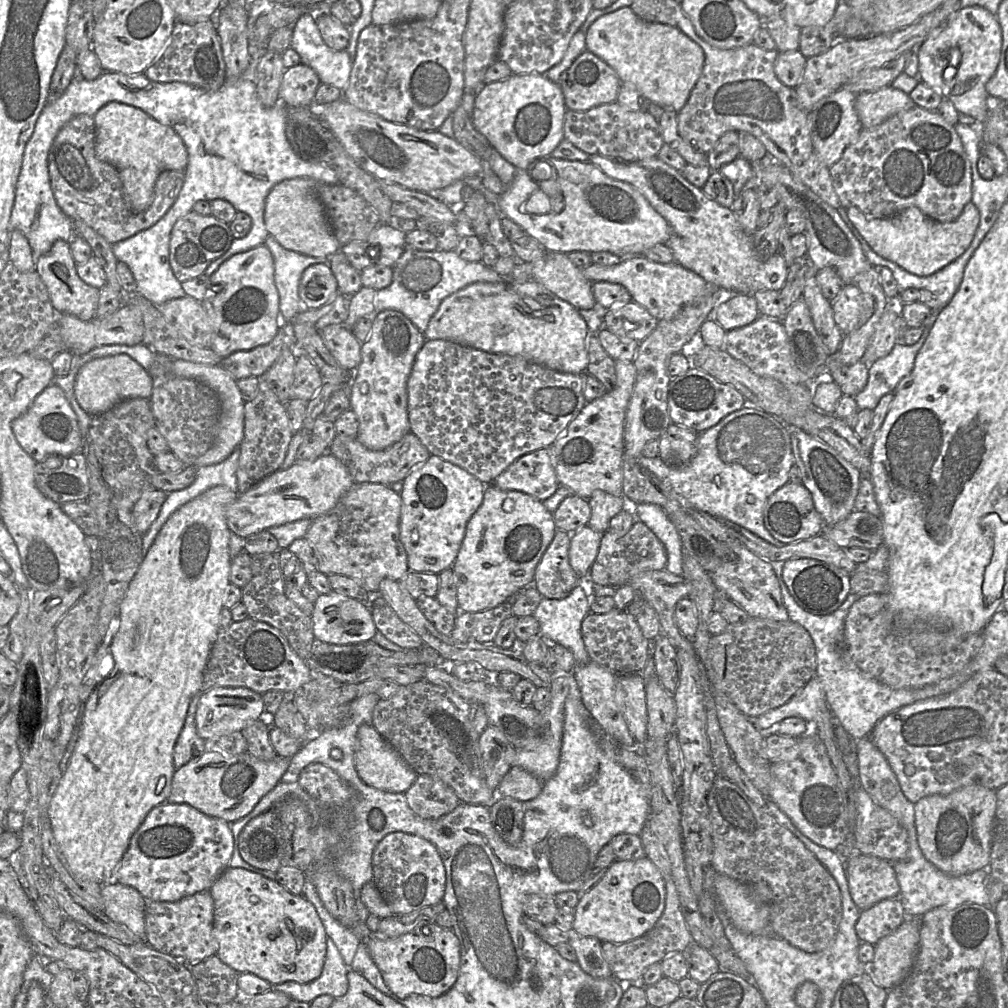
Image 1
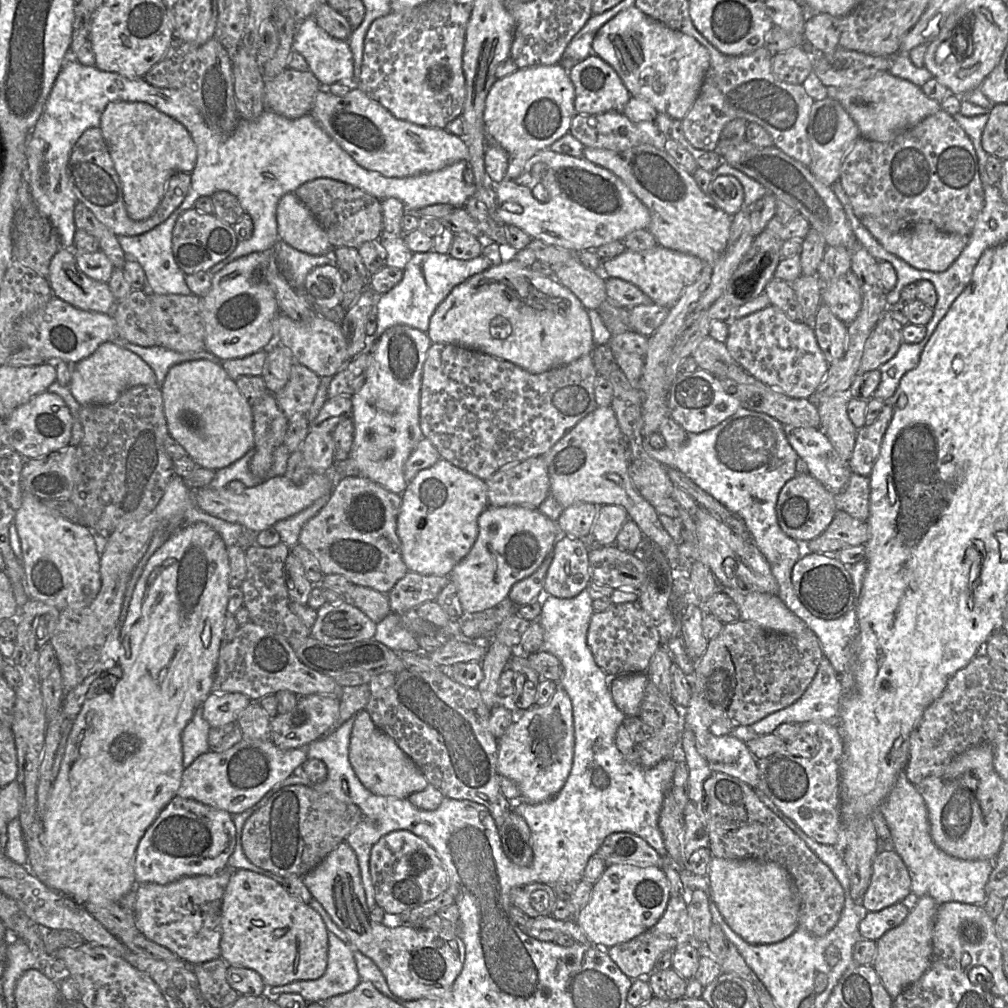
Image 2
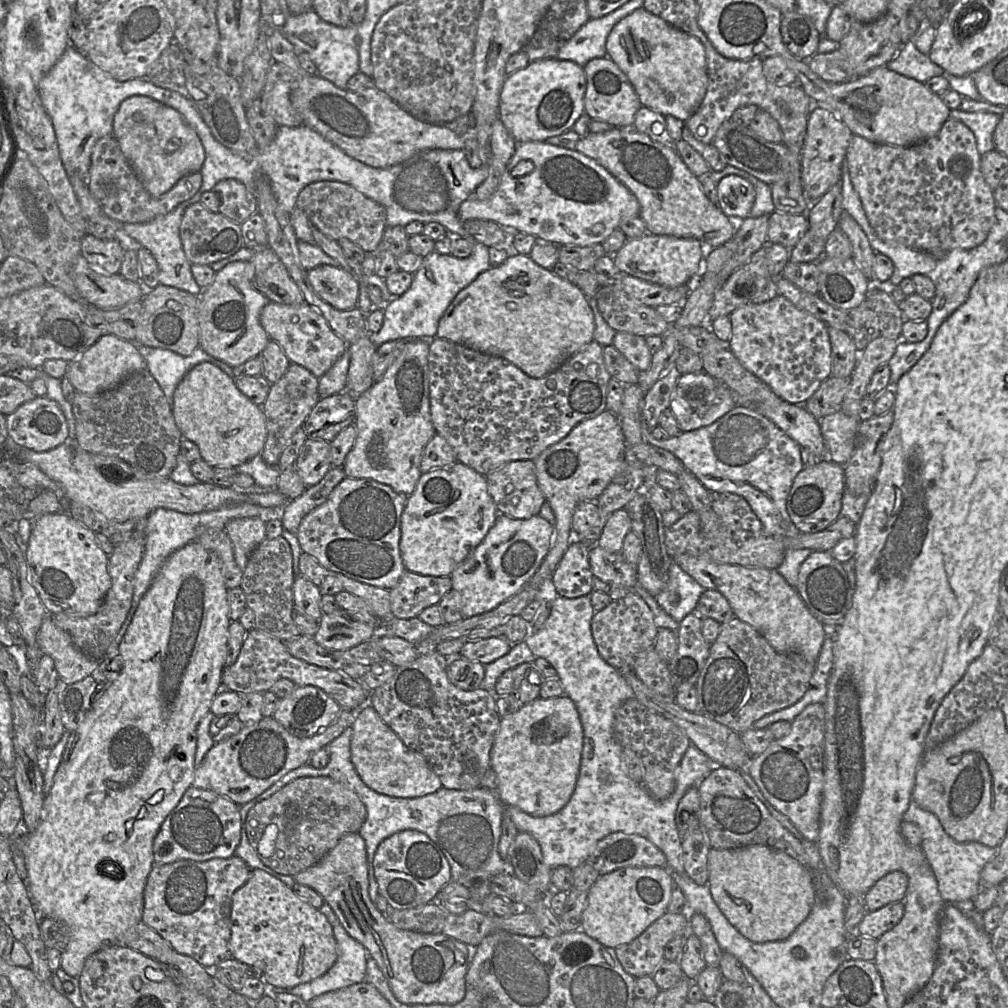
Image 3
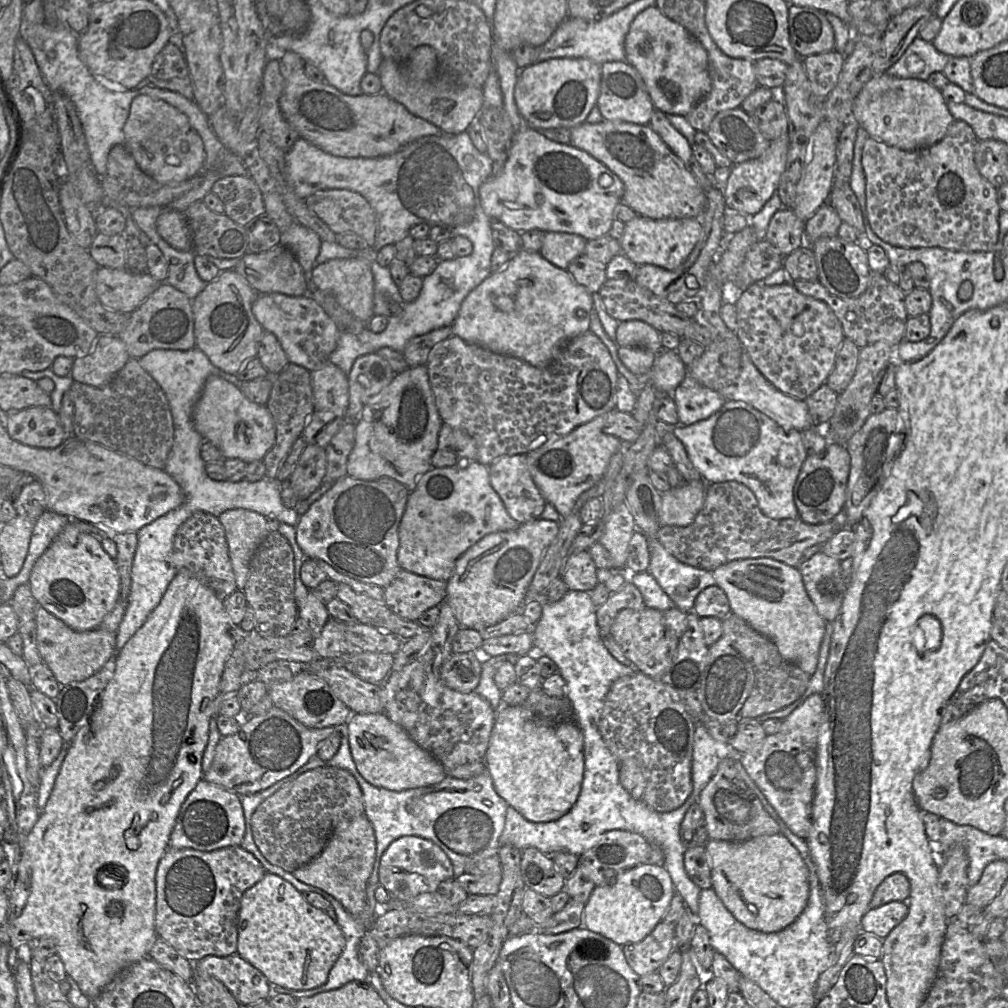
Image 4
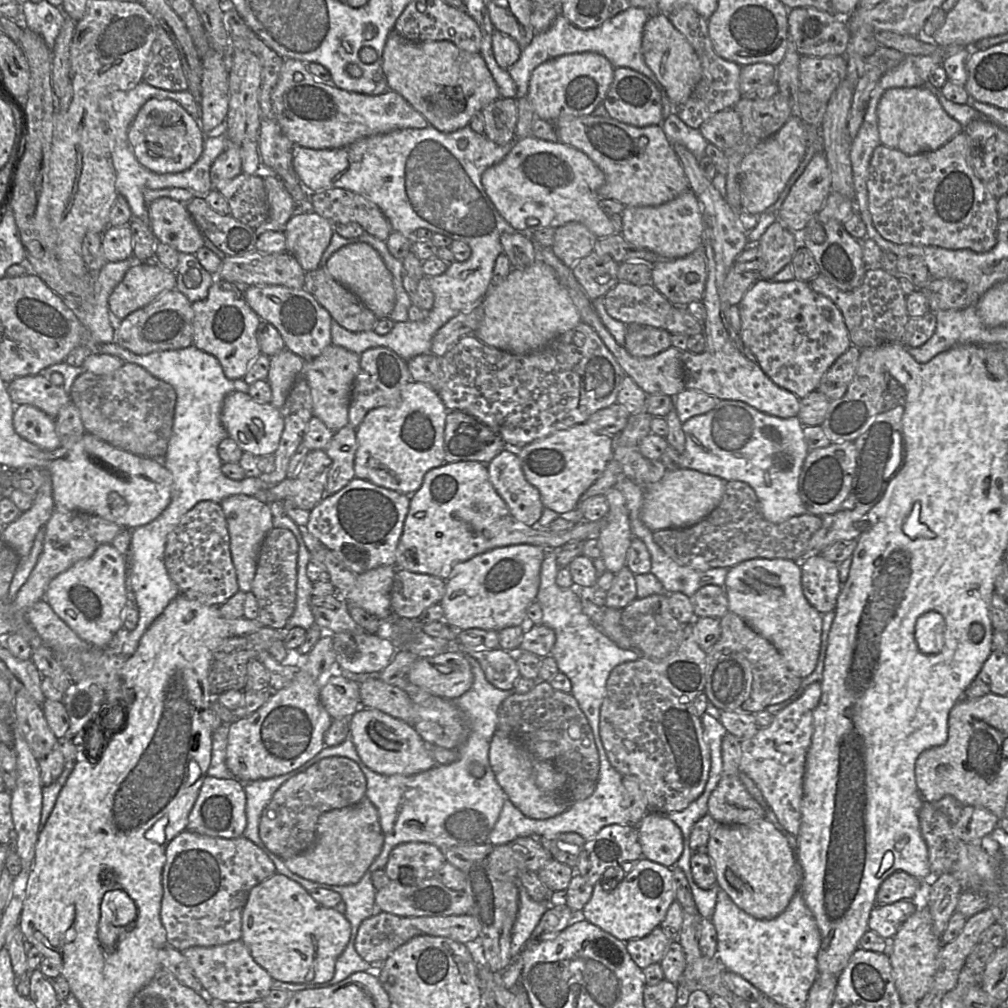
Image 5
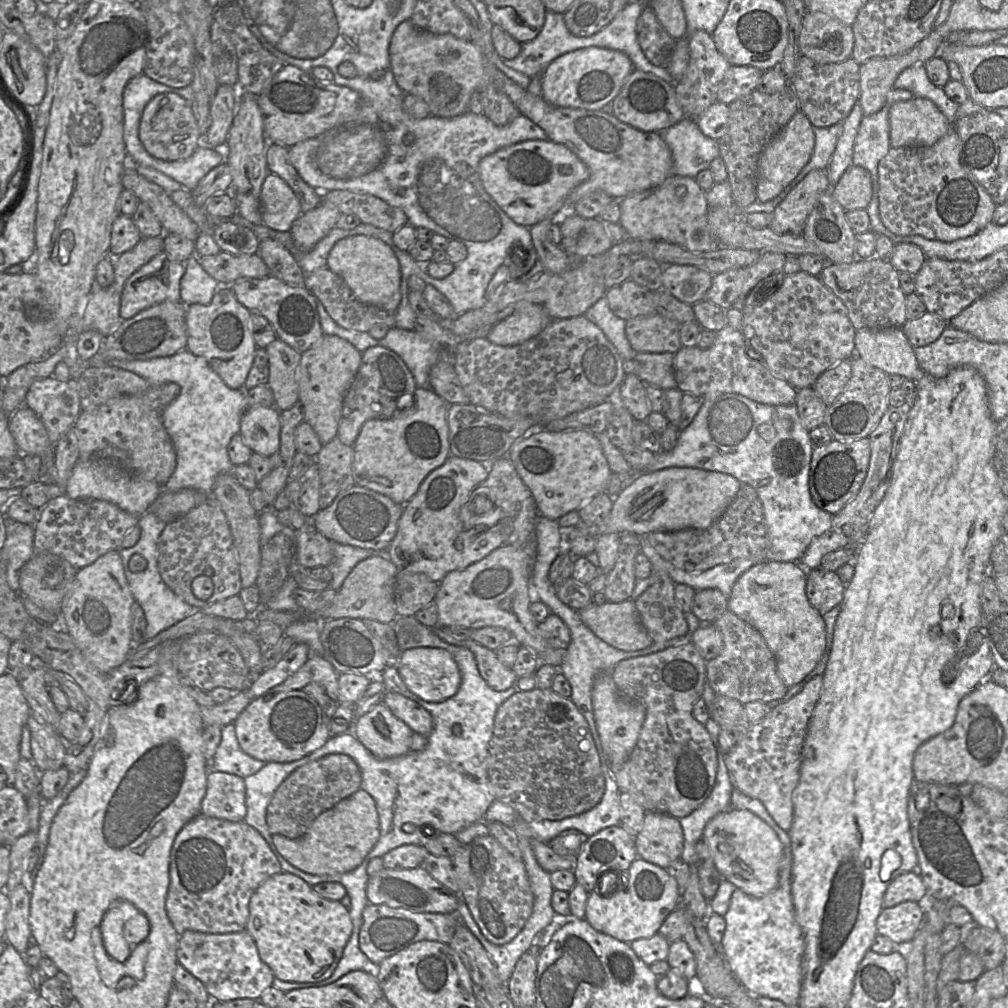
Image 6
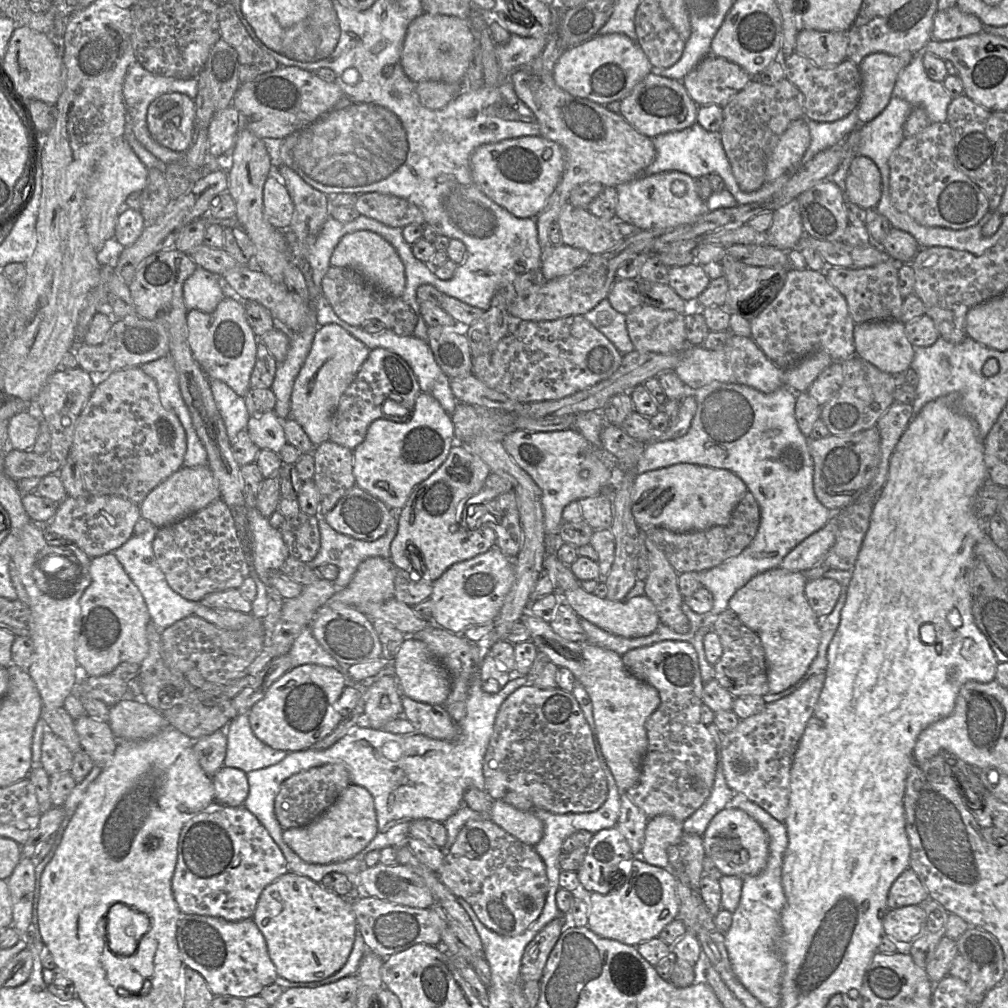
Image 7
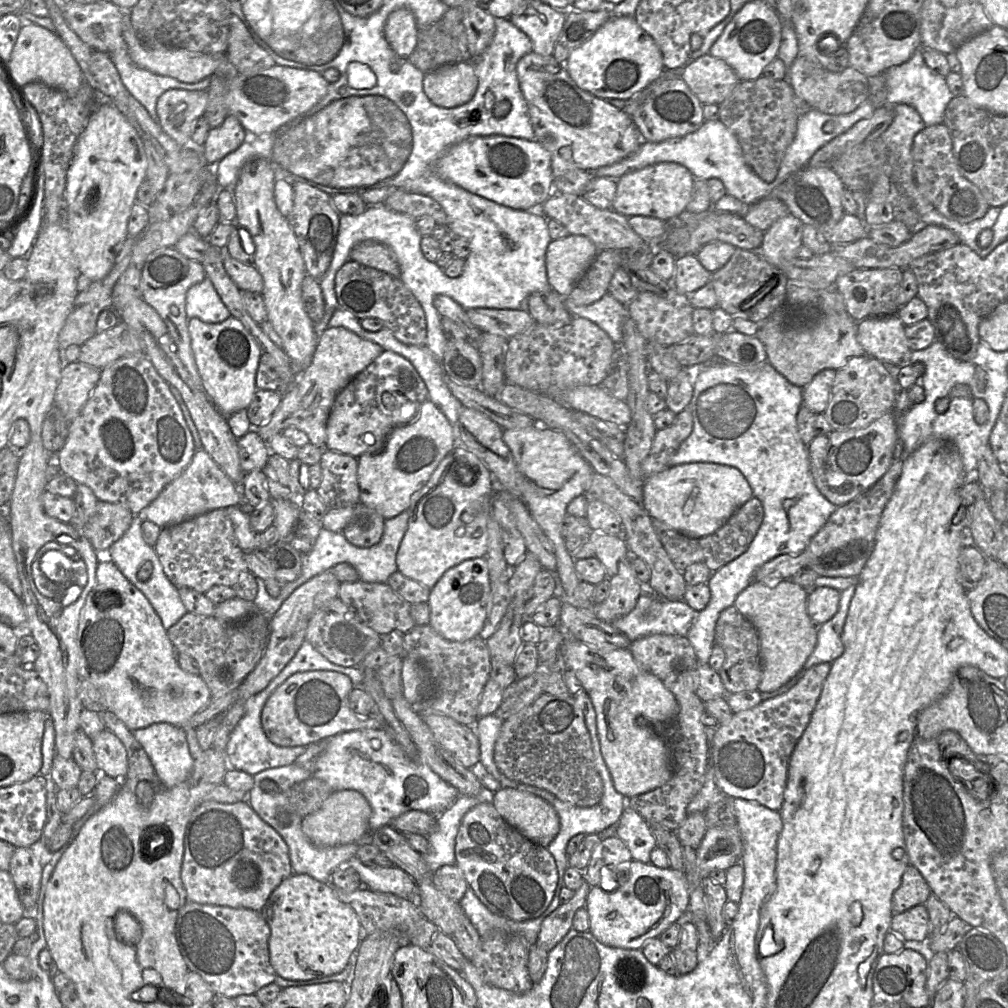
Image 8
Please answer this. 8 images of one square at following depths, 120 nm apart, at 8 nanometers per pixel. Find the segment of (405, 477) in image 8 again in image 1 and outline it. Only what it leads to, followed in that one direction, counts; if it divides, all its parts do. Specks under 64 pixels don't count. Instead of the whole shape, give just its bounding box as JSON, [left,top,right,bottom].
[348,312,427,450]

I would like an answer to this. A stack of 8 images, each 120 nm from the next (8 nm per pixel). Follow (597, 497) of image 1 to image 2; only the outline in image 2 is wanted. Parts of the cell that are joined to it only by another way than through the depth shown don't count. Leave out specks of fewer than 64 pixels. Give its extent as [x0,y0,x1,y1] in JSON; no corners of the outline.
[589,506,628,546]

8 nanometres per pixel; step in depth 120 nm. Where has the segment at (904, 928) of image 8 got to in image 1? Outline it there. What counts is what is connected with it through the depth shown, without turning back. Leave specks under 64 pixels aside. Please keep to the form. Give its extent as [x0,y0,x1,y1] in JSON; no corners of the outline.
[855,898,906,945]

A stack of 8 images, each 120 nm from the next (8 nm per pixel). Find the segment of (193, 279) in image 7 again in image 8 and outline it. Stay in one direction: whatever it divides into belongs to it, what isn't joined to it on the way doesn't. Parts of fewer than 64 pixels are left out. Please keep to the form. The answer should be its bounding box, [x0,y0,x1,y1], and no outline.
[186,277,231,323]

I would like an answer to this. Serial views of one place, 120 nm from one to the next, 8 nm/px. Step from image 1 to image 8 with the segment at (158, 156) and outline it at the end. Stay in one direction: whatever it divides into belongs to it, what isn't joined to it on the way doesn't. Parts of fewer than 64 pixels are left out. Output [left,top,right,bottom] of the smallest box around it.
[157,89,208,145]

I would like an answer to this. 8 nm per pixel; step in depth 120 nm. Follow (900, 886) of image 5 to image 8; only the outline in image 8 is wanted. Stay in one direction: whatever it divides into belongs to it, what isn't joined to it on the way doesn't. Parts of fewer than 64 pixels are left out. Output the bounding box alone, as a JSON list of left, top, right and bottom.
[893,864,931,914]

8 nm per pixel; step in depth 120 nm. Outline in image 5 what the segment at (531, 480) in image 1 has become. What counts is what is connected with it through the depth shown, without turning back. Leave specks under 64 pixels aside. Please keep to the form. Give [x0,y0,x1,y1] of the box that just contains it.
[488,449,544,527]

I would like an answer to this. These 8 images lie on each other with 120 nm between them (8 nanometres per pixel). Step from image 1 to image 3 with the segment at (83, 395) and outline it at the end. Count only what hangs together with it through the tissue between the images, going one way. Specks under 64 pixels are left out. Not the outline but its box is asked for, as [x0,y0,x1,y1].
[65,335,146,395]

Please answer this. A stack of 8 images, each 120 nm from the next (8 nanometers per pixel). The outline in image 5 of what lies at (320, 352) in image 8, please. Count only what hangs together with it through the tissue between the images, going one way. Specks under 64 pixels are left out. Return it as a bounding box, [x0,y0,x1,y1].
[302,344,360,433]

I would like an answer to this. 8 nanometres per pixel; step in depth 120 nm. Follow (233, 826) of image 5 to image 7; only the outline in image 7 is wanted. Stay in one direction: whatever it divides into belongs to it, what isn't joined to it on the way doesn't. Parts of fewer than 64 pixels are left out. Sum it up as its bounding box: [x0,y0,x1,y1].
[212,766,249,807]

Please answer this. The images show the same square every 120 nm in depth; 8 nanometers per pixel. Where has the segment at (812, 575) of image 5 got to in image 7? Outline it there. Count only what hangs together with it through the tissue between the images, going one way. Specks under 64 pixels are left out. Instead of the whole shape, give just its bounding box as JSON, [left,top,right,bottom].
[805,577,843,619]

